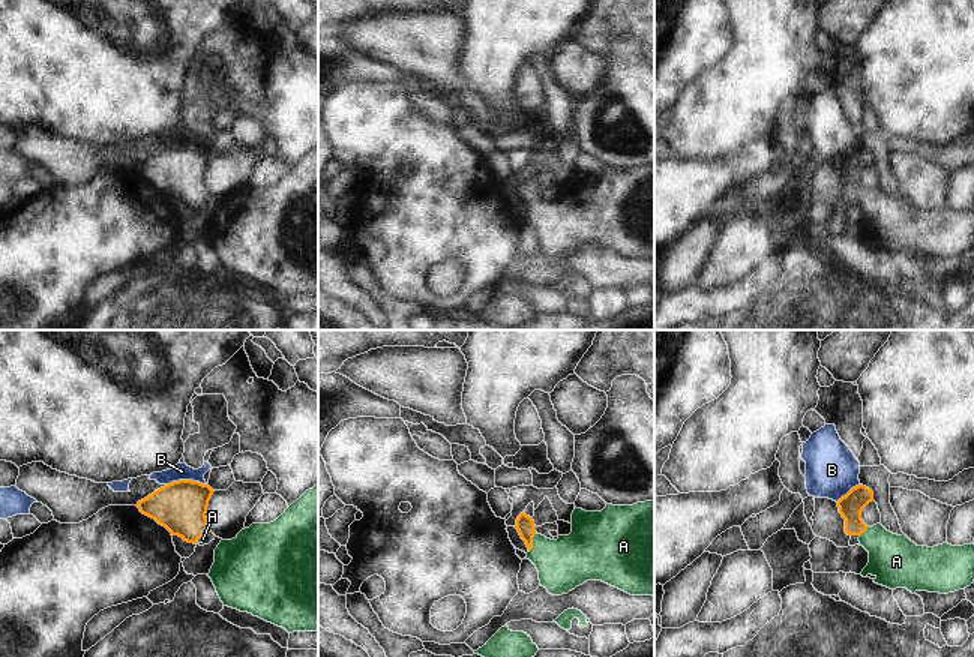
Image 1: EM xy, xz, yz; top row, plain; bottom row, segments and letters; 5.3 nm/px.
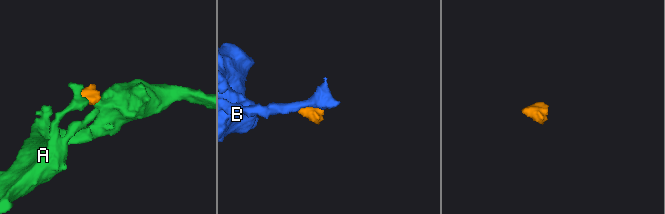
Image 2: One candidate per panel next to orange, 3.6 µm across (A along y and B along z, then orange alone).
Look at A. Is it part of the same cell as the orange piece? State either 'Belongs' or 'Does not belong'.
Belongs.

